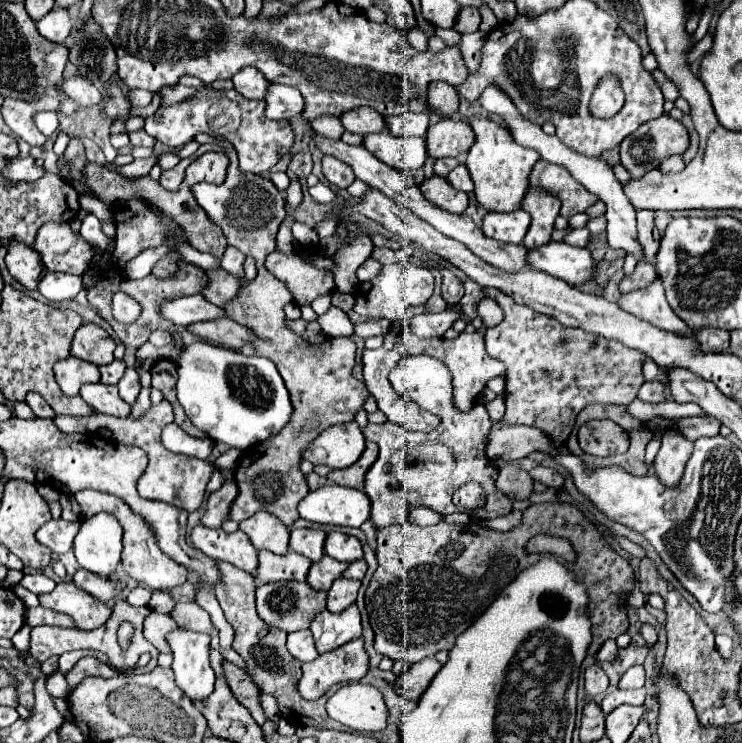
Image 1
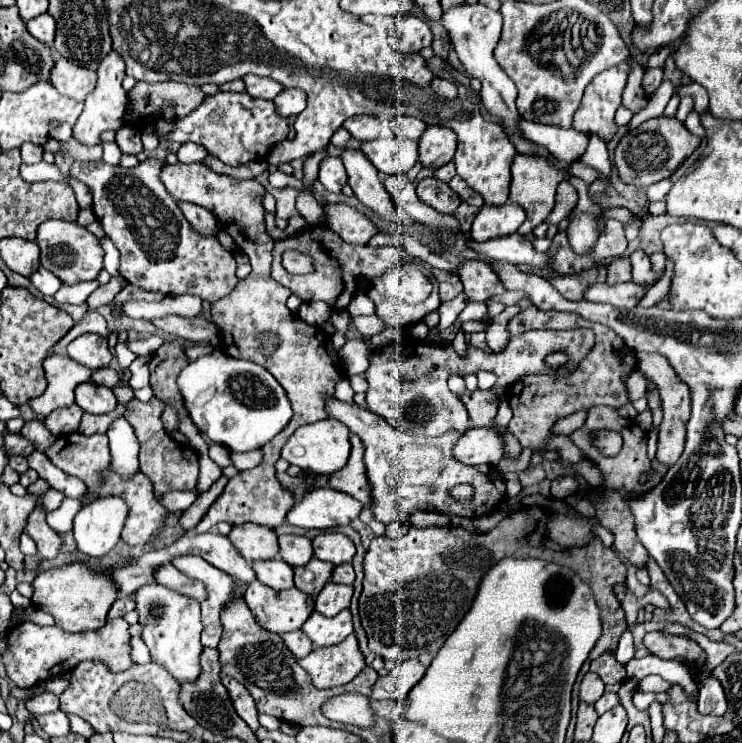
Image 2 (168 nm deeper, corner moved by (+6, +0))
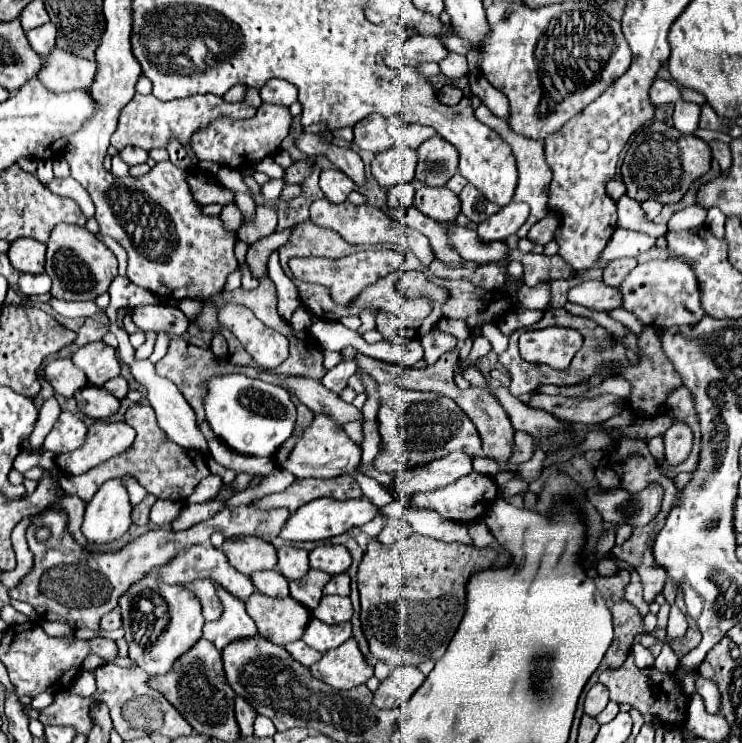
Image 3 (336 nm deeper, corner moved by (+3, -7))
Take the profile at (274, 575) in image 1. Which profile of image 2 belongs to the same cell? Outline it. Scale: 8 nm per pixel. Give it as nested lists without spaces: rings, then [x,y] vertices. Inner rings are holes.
[[[280,558],[252,562],[252,568],[256,572],[256,578],[260,582],[264,582],[266,586],[274,588],[274,590],[286,590],[286,588],[294,586],[294,582],[292,582],[292,576],[294,576],[292,568]]]

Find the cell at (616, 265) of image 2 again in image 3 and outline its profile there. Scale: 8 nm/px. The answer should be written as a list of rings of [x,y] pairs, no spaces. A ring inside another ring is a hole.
[[[629,257],[609,261],[603,271],[603,283],[611,285],[611,287],[619,287],[623,283],[623,279],[633,271],[635,265],[637,265],[637,259],[629,259]]]

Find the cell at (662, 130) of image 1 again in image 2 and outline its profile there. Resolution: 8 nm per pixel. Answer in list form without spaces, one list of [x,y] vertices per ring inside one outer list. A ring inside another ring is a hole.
[[[658,116],[642,122],[638,128],[630,130],[614,152],[614,164],[618,168],[620,178],[626,184],[634,184],[638,188],[646,188],[674,174],[674,170],[700,146],[700,136],[694,136],[686,130],[682,122],[668,116]]]

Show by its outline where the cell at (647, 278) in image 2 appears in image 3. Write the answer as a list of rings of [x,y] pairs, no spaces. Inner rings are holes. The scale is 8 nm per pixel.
[[[673,257],[665,261],[655,259],[637,265],[619,285],[619,291],[623,293],[623,307],[635,313],[645,325],[691,325],[705,315],[699,303],[699,287],[695,285],[695,275],[691,267]]]

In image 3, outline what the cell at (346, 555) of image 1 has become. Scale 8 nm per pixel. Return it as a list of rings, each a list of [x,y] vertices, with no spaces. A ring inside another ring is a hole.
[[[319,545],[309,553],[313,569],[321,569],[329,575],[345,573],[351,567],[351,553],[343,545]]]

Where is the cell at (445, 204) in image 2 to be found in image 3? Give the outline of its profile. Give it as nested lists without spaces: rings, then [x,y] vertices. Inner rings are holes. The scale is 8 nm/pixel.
[[[421,187],[415,193],[415,203],[413,203],[423,215],[439,221],[439,223],[449,223],[455,221],[457,215],[461,213],[461,201],[459,197],[449,191],[447,187]]]

